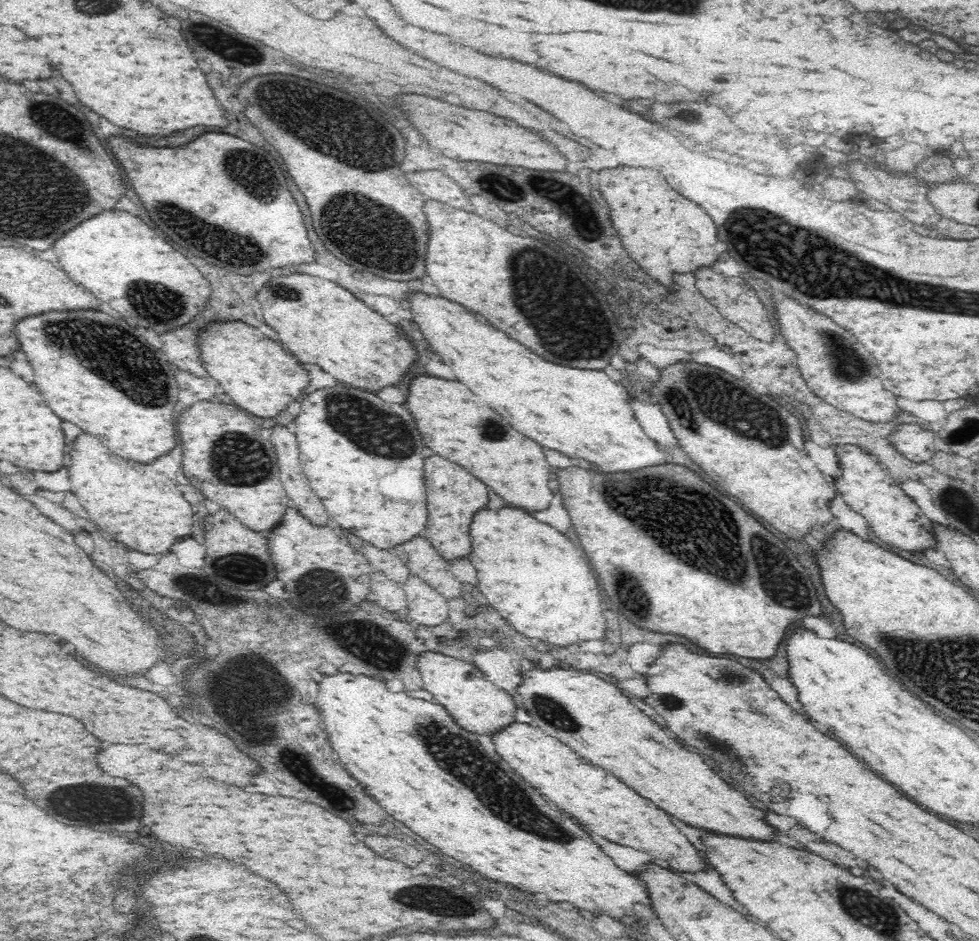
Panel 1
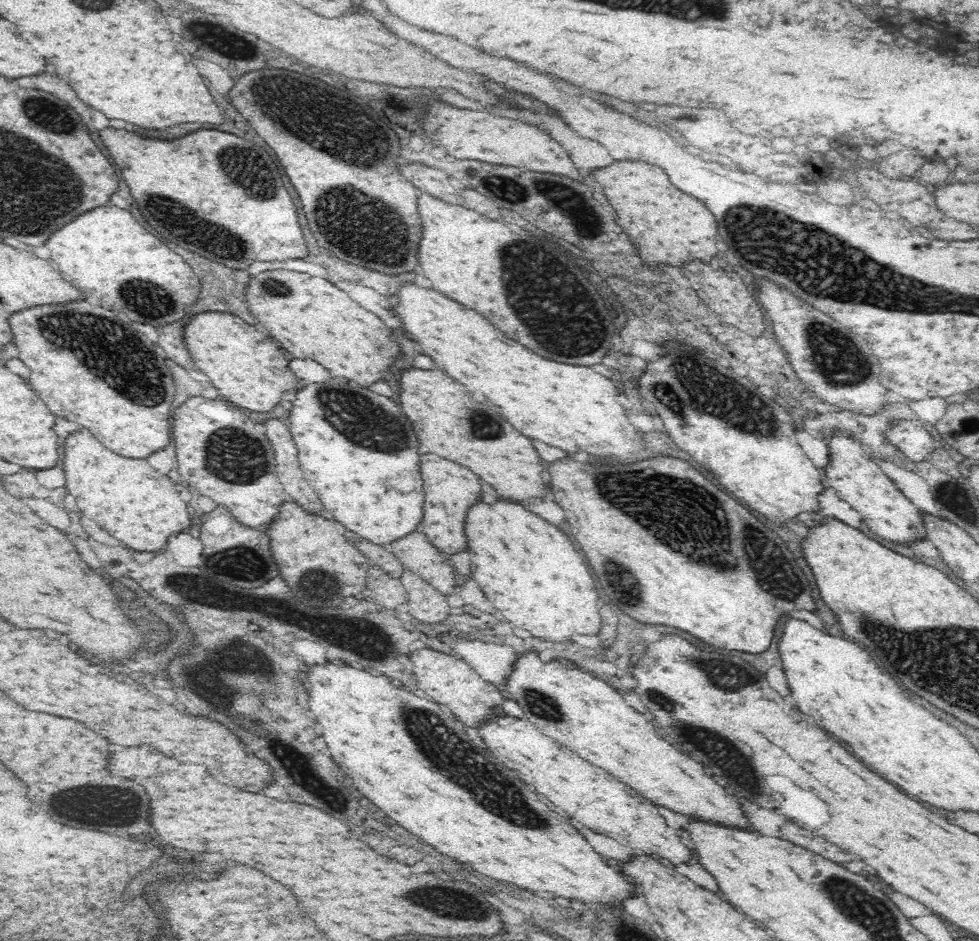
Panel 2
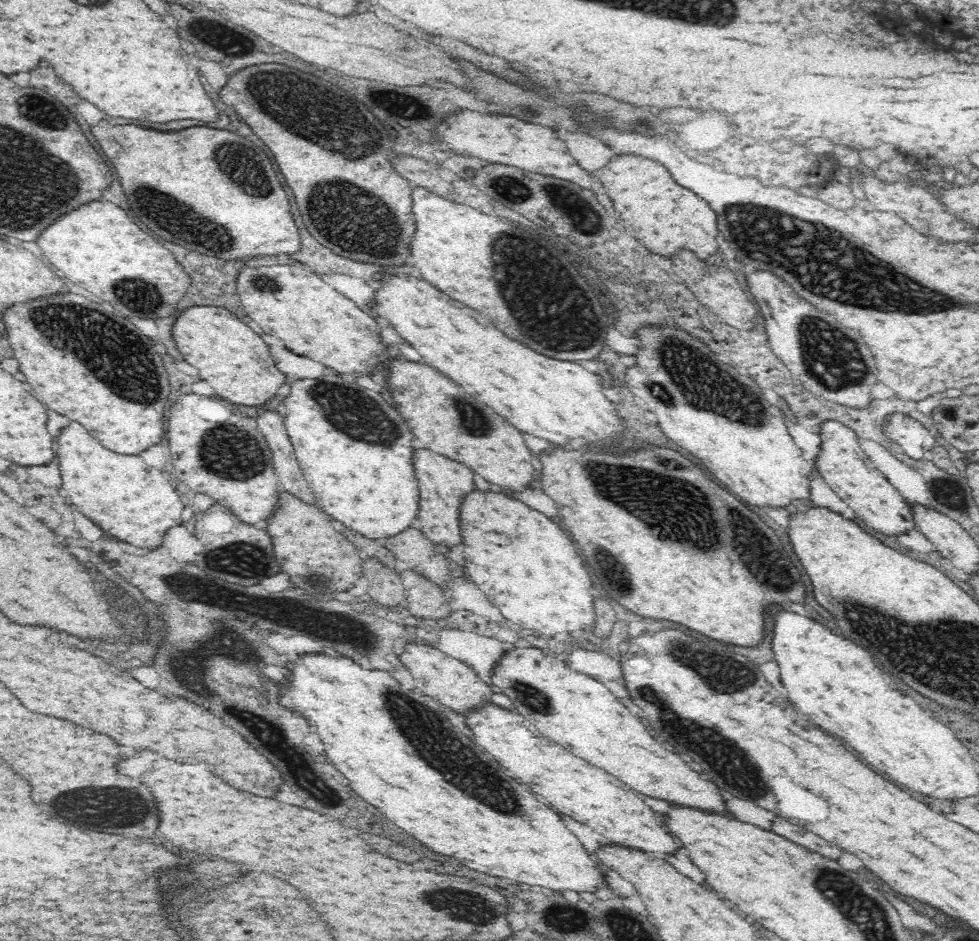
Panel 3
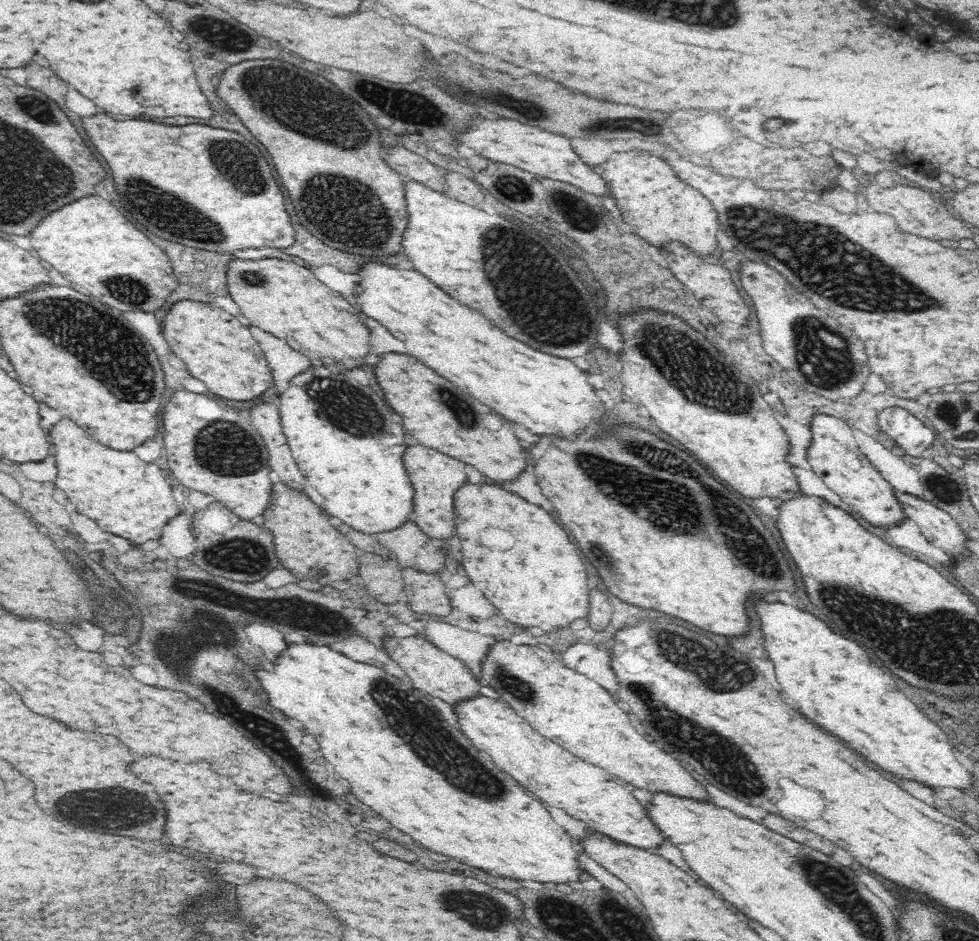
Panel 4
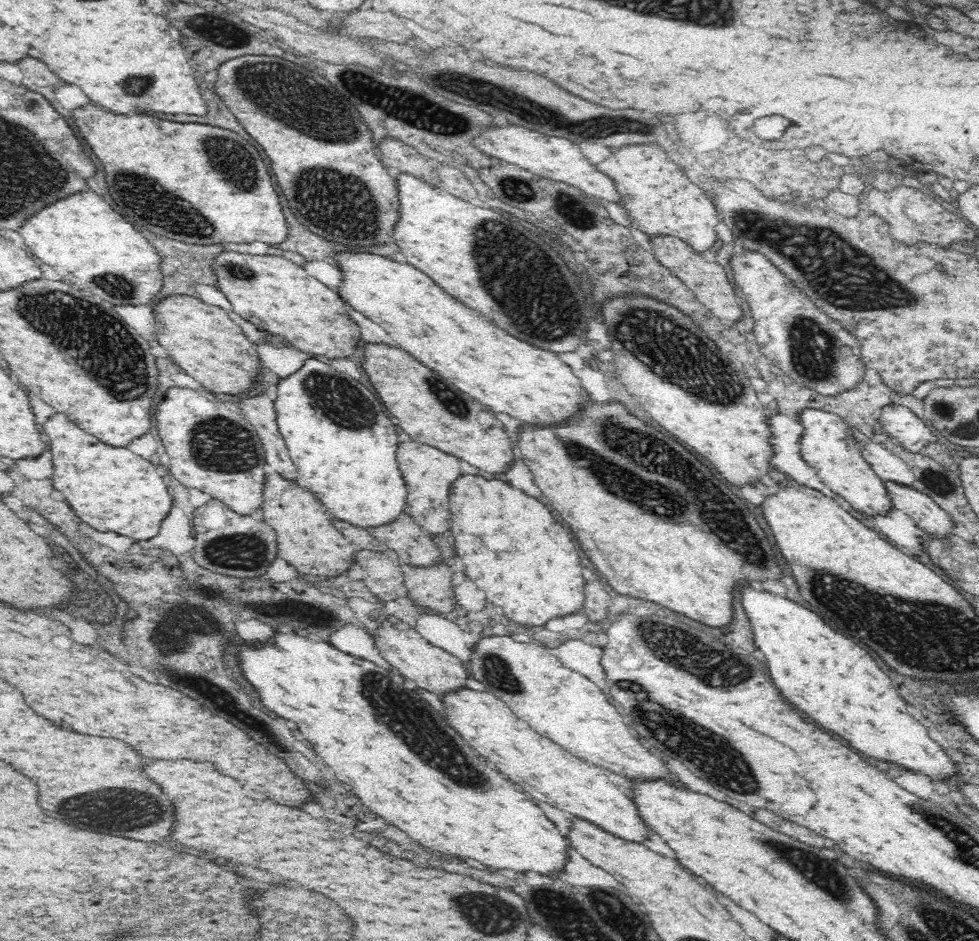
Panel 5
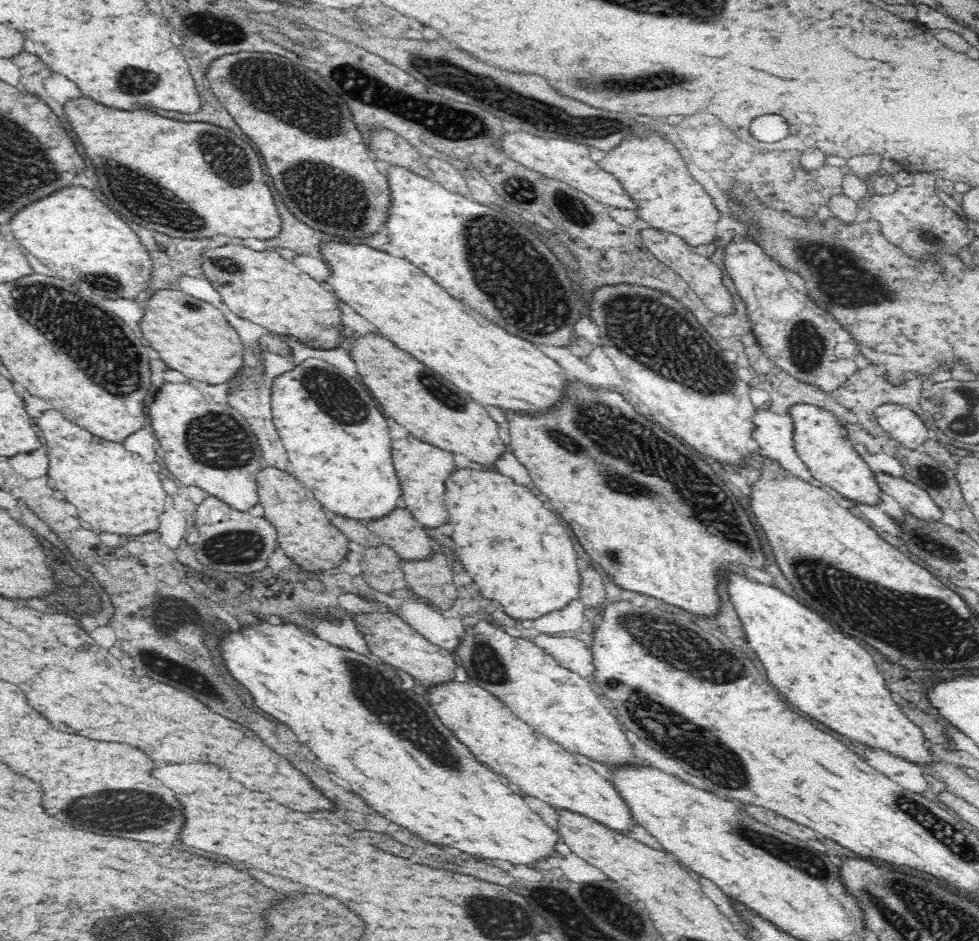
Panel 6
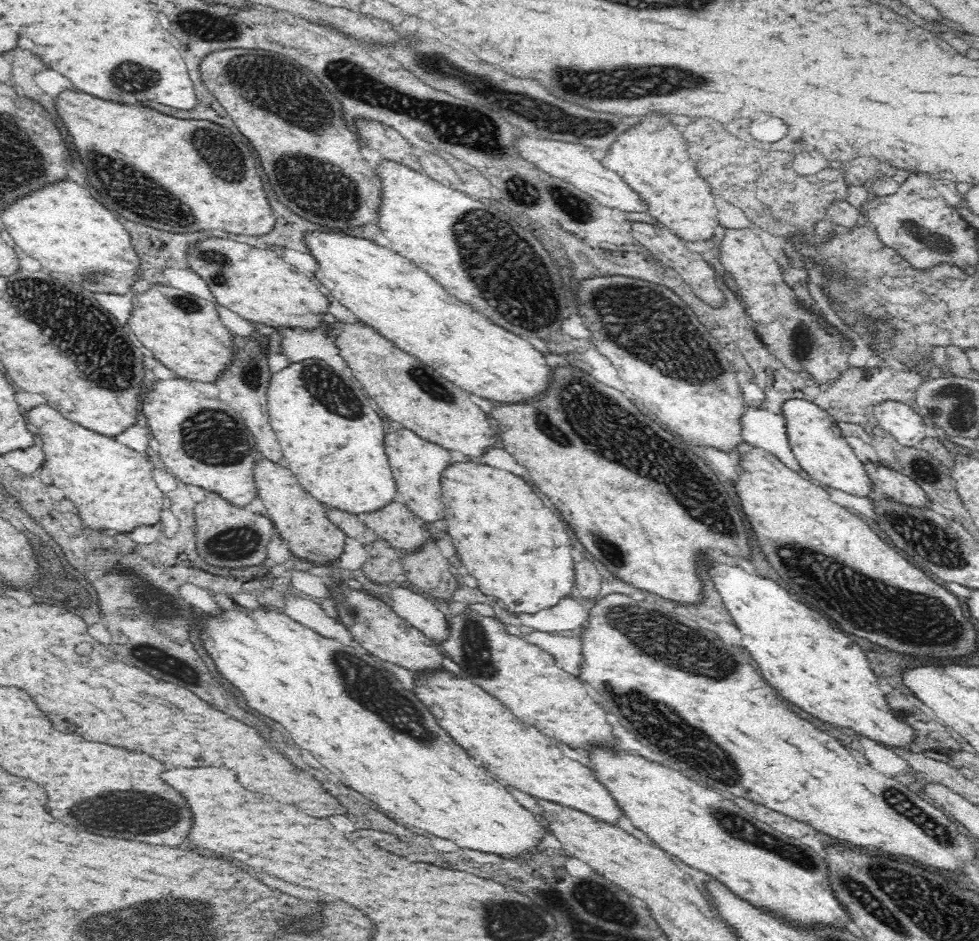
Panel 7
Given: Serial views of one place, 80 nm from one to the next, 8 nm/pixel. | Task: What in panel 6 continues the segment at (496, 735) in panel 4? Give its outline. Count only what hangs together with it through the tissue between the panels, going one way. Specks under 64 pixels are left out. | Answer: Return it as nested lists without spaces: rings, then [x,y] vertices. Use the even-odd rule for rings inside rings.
[[[458,681],[426,690],[442,723],[468,745],[480,762],[506,777],[521,794],[595,820],[626,837],[630,837],[639,826],[627,800],[620,795],[612,780],[605,780],[592,766],[578,764],[570,751],[536,732],[490,691],[472,682]]]

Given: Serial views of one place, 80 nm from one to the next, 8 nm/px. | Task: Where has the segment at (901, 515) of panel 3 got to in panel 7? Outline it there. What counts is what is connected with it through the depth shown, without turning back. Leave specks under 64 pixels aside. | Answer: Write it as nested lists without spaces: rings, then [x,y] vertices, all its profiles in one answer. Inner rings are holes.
[[[788,400],[784,402],[782,411],[787,421],[788,443],[792,452],[814,482],[858,498],[870,498],[870,492],[877,488],[864,462],[856,456],[834,418],[826,410],[807,400]]]

